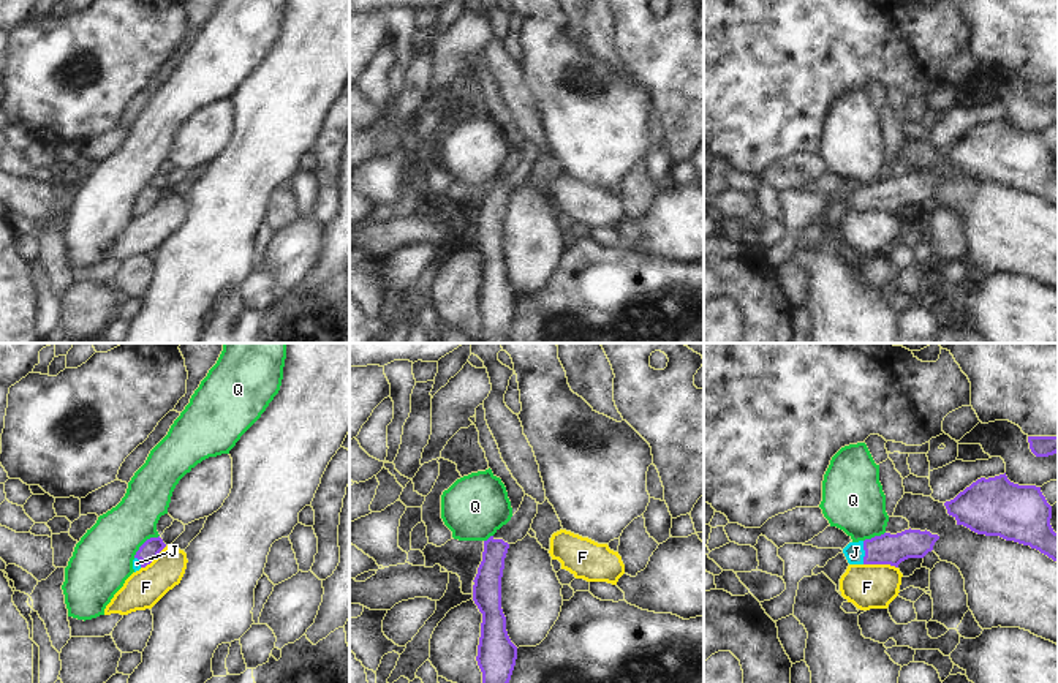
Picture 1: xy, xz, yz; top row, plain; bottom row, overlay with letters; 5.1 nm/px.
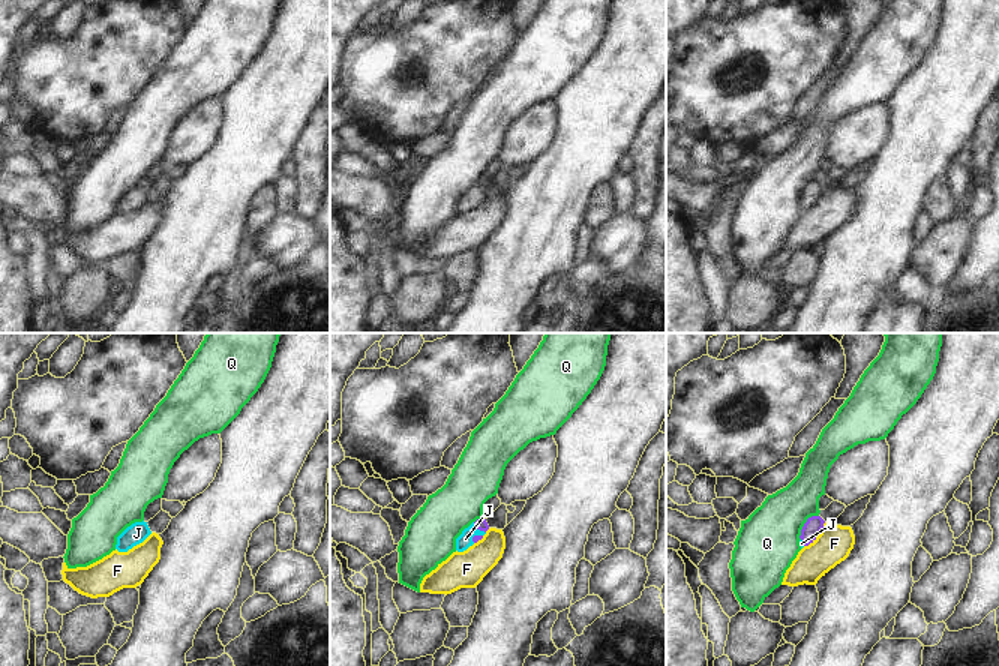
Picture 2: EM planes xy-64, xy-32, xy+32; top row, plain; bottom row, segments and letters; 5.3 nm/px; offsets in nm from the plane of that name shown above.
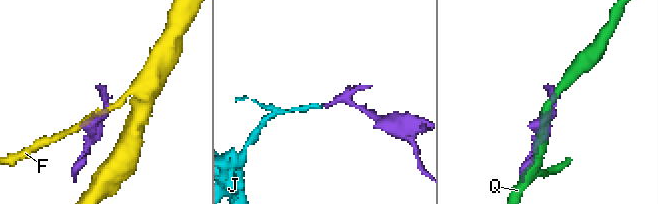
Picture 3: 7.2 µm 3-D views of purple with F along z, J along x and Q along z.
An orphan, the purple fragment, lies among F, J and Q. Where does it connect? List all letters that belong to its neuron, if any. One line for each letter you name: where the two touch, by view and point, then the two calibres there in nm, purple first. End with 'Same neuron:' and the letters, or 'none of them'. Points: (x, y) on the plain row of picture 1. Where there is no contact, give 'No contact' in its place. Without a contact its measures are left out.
J: Touches purple at yz (865, 198). Thickness 160 nm (purple) against 100 nm
Same neuron: J.

